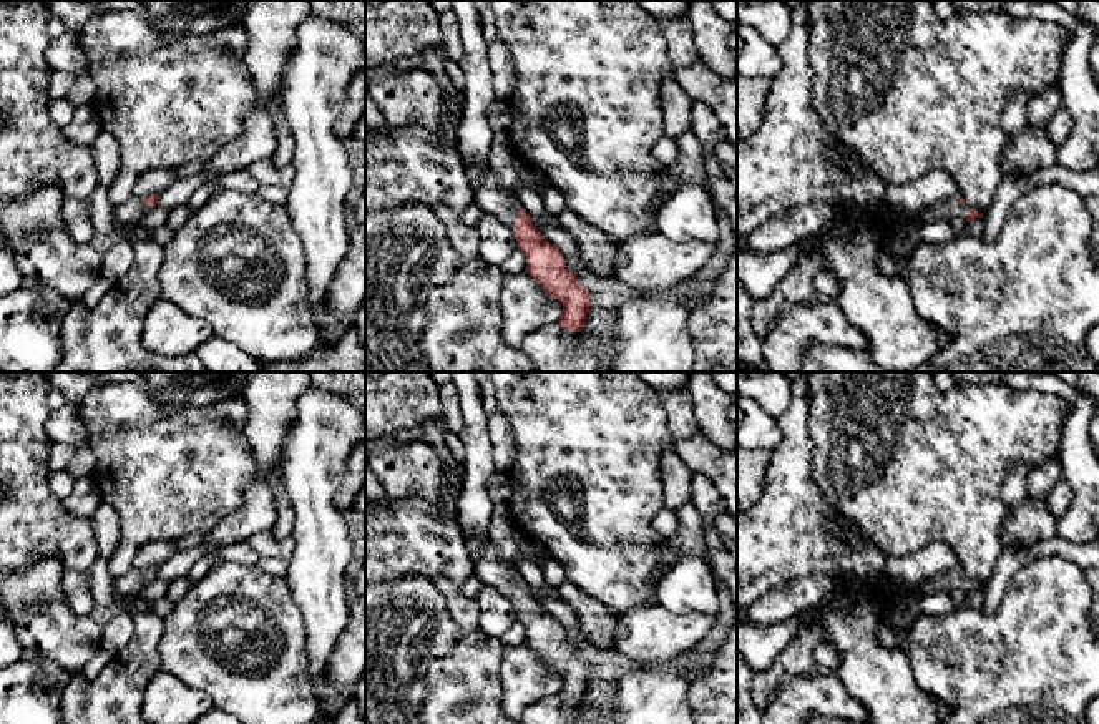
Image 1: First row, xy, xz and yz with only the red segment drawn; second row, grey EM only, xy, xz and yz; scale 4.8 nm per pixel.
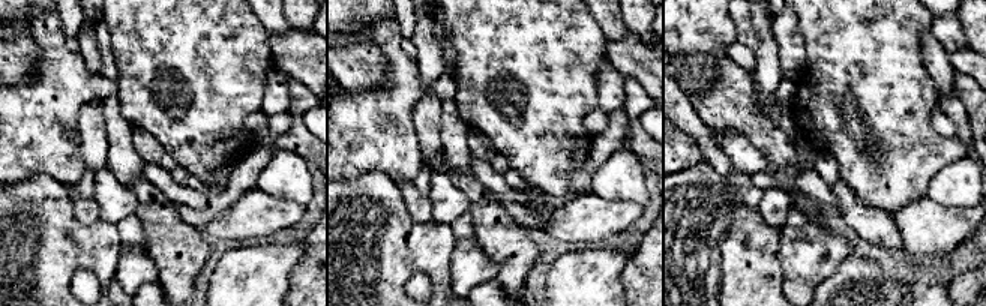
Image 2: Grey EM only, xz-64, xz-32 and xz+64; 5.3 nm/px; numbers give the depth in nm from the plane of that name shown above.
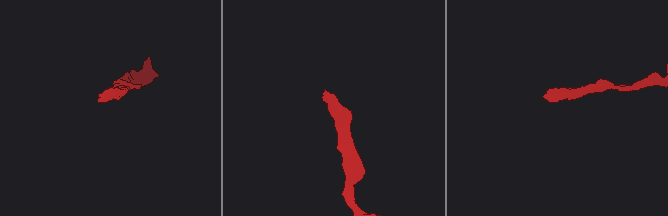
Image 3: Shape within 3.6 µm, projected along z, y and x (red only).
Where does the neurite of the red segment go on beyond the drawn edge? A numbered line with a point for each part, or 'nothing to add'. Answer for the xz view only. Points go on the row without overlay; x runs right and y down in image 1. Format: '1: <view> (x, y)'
1: xz (492, 568)

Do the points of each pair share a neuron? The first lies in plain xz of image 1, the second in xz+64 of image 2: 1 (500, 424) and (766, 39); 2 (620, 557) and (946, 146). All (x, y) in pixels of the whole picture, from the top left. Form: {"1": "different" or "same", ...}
{"1": "different", "2": "same"}

